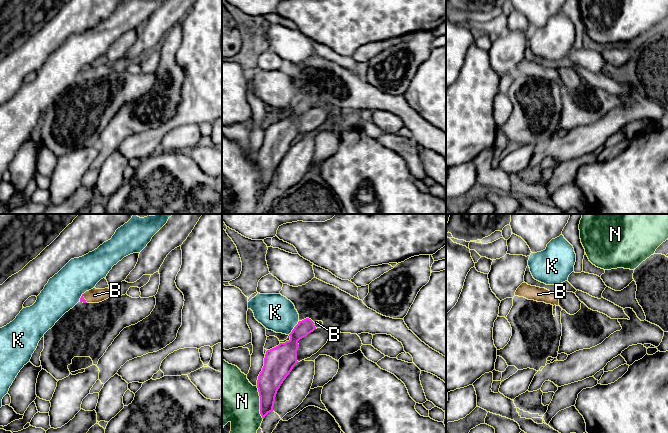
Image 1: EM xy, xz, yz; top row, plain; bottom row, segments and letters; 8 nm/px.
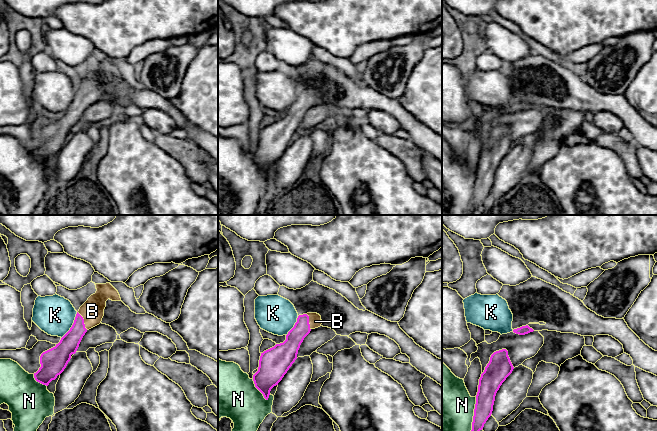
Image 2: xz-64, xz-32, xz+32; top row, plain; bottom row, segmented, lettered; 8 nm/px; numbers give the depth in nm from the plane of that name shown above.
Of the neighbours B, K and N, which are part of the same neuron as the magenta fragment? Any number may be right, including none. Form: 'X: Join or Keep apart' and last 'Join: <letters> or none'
B: Join
K: Keep apart
N: Keep apart
Join: B

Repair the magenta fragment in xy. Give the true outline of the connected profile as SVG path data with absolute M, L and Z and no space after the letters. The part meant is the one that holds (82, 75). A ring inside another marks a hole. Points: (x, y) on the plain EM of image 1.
M93 64L82 70L80 78L83 79L99 79L113 72L109 64L96 65Z

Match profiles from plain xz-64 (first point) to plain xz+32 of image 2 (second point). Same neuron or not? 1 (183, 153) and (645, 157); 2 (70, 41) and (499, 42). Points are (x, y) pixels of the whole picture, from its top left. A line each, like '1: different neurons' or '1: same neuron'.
1: different neurons
2: same neuron

